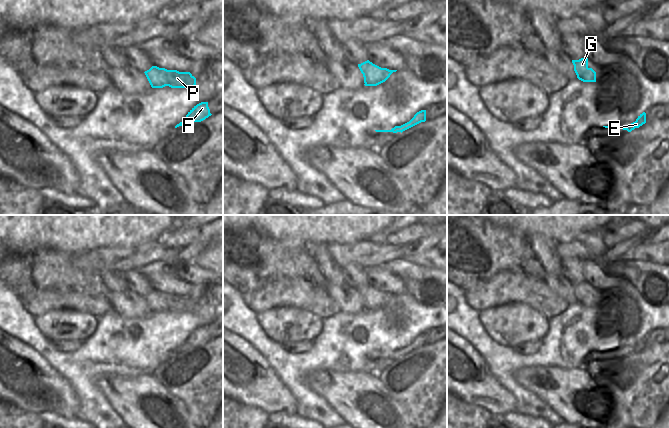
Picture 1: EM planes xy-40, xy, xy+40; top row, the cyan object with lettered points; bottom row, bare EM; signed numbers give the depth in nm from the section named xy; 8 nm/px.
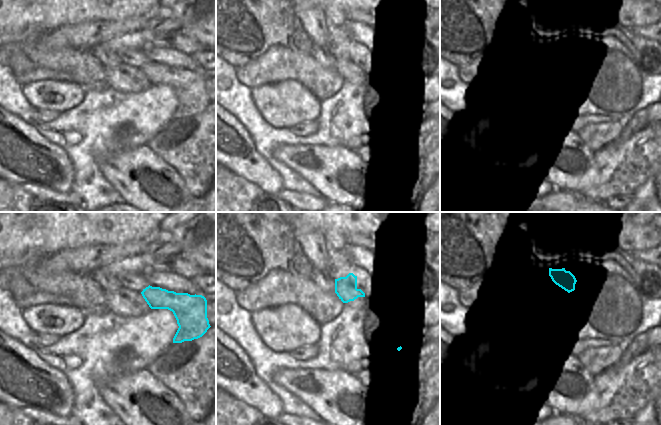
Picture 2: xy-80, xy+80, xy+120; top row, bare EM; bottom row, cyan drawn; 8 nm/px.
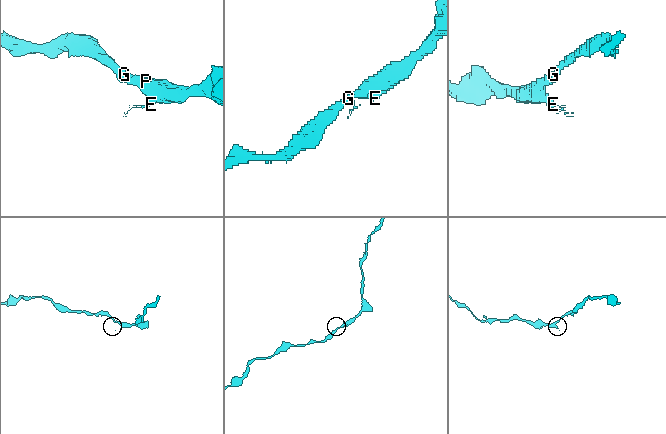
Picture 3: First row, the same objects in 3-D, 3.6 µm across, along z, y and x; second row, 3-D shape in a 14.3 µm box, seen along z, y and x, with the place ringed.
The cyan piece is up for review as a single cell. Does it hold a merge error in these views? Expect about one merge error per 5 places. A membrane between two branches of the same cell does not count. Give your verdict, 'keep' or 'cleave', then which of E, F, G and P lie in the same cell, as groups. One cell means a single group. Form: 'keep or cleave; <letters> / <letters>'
keep; E F G P

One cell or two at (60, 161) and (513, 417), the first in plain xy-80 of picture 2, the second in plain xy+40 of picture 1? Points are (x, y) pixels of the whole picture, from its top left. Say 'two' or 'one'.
two

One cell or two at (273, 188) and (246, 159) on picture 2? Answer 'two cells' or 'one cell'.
one cell

